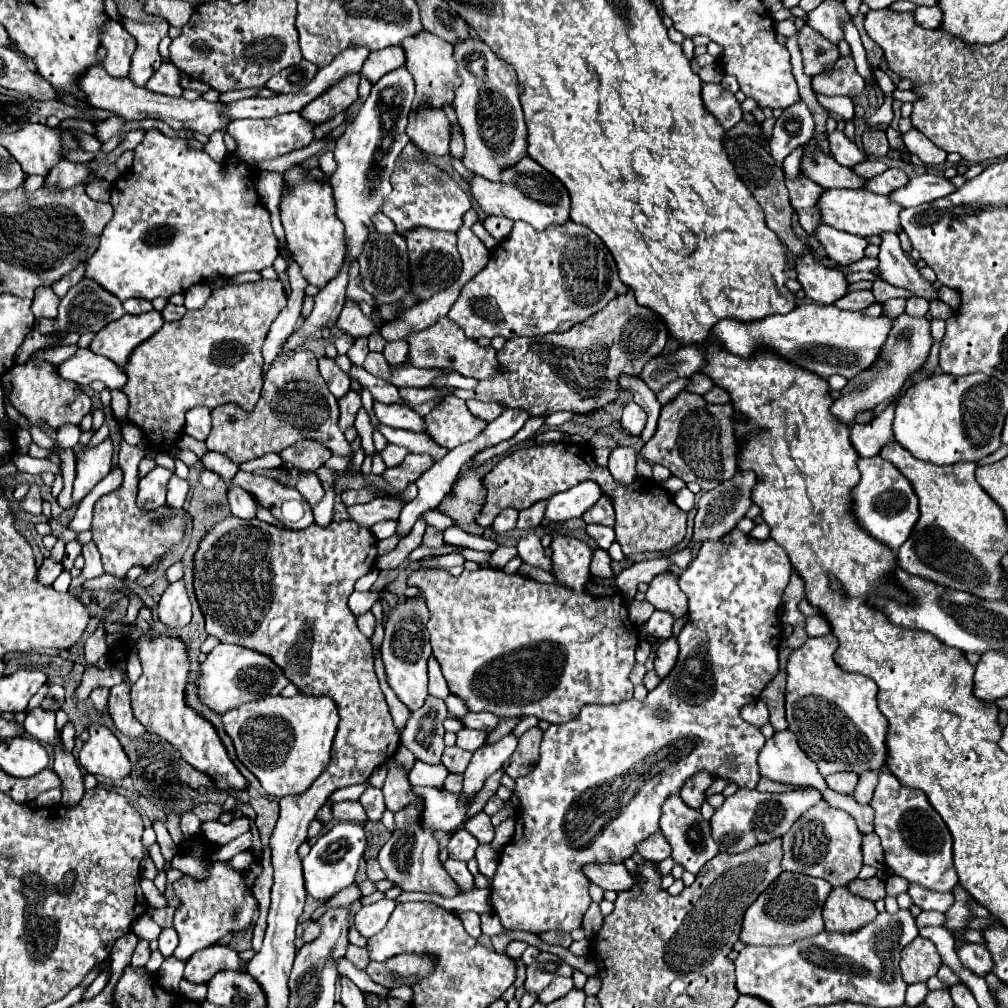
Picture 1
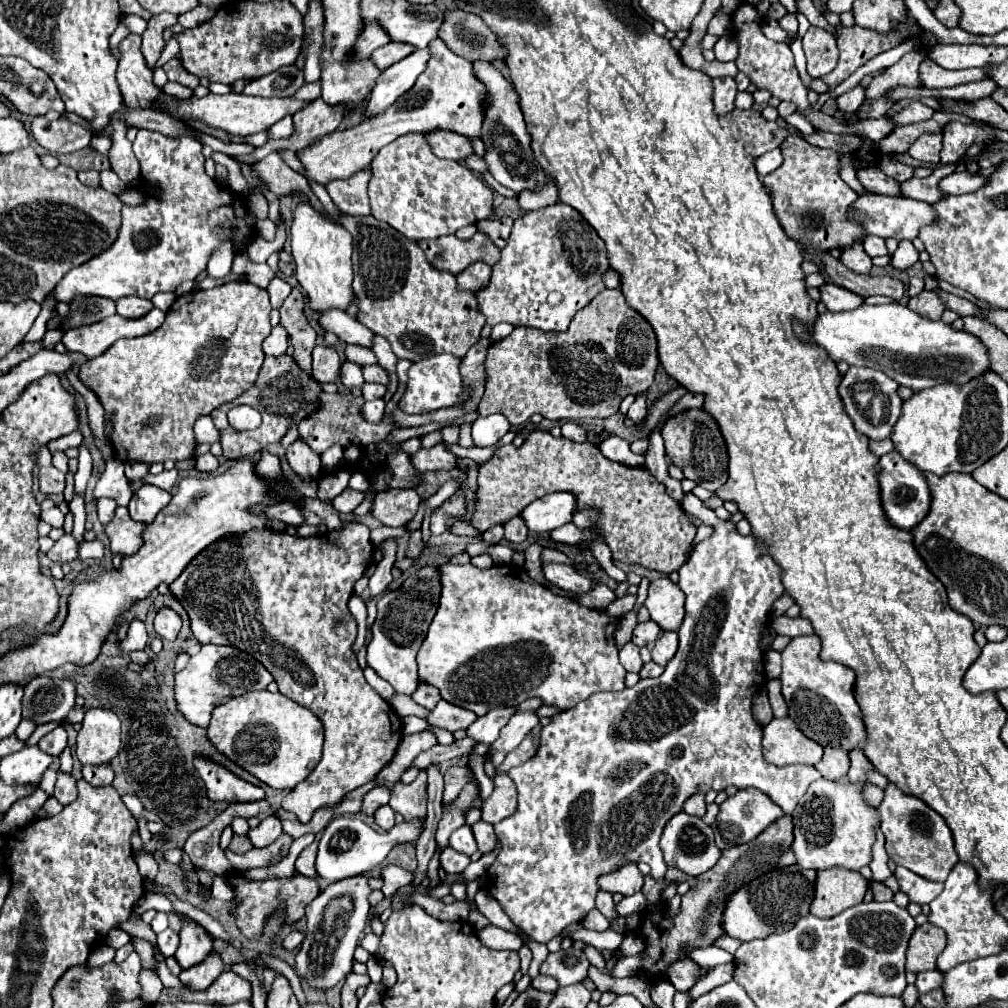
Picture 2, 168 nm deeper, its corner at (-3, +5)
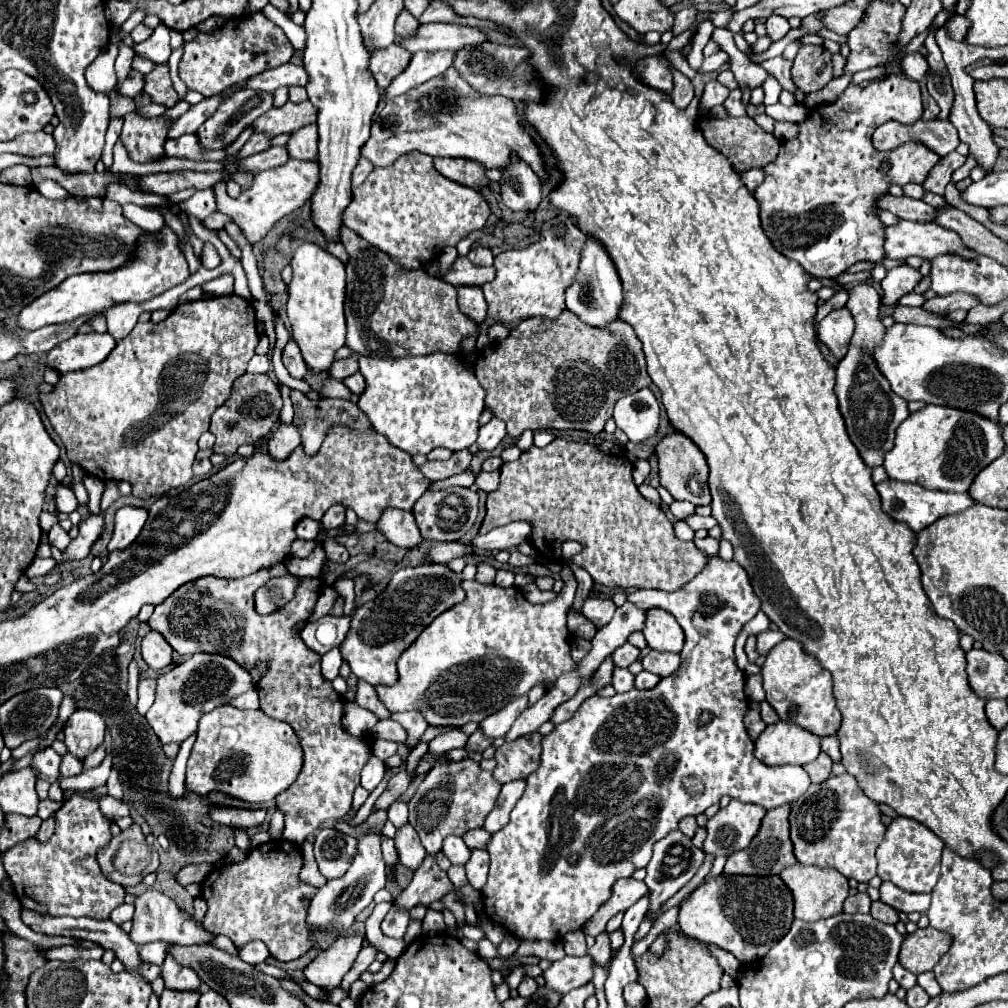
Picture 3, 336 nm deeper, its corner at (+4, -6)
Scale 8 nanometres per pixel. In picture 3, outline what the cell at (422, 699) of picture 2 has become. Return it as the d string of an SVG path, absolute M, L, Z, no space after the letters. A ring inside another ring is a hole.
M410 710L410 712L398 712L392 714L392 718L396 722L400 722L406 730L408 730L408 742L406 744L416 744L416 740L424 734L424 730L428 728L428 722L424 720L424 716L418 710Z

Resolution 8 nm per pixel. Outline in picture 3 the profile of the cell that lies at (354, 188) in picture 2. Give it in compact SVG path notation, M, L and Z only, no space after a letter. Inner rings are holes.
M360 158L360 162L358 162L358 166L354 168L354 172L352 172L352 188L358 188L364 180L366 180L366 176L372 172L372 164L366 160L366 158Z

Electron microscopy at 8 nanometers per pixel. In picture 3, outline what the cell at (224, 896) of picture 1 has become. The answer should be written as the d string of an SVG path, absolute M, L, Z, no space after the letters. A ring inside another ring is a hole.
M168 954L168 958L162 964L162 978L164 978L166 988L172 988L172 990L198 990L200 988L200 978L196 970L182 966L180 962L172 958L172 954Z

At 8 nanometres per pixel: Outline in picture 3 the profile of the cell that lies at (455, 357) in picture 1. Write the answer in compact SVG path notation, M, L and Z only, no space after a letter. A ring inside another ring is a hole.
M340 226L340 242L348 252L346 262L346 322L348 336L346 346L372 358L404 358L404 356L428 356L434 352L460 354L462 340L478 332L478 324L460 312L456 304L456 288L440 278L430 276L426 270L404 270L386 252L370 246L348 226Z

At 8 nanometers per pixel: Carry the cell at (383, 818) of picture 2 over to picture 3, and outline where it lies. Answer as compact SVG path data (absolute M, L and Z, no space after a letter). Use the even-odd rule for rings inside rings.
M380 834L380 840L382 840L382 856L384 856L384 862L394 866L398 862L398 854L396 854L396 848L394 848L394 840L388 838L388 836L382 836L382 834Z

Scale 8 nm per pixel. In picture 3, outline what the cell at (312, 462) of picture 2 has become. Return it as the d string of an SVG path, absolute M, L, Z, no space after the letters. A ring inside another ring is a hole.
M278 426L270 434L268 450L274 460L280 460L280 462L286 460L298 446L300 446L300 434L296 432L294 426Z

